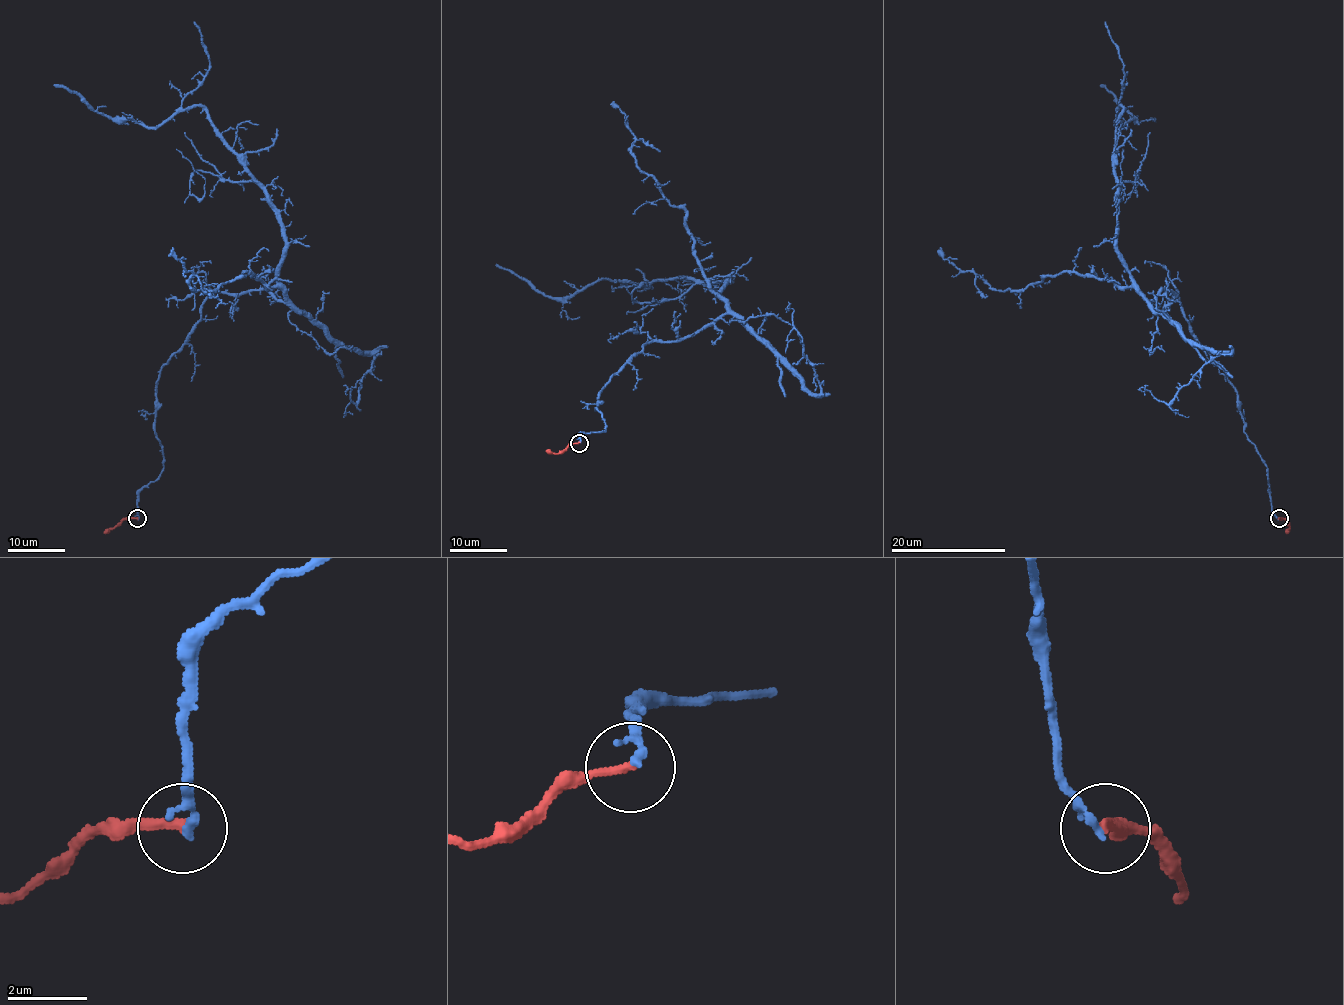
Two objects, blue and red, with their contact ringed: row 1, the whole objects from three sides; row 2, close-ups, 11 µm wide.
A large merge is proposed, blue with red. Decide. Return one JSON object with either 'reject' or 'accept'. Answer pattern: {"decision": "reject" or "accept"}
{"decision": "reject"}

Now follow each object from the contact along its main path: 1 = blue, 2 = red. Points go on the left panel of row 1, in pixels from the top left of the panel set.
1: (136, 519), (164, 467), (159, 369), (211, 294), (285, 299), (282, 218), (200, 106), (144, 126), (53, 84)
2: (136, 519), (123, 519), (103, 533)

